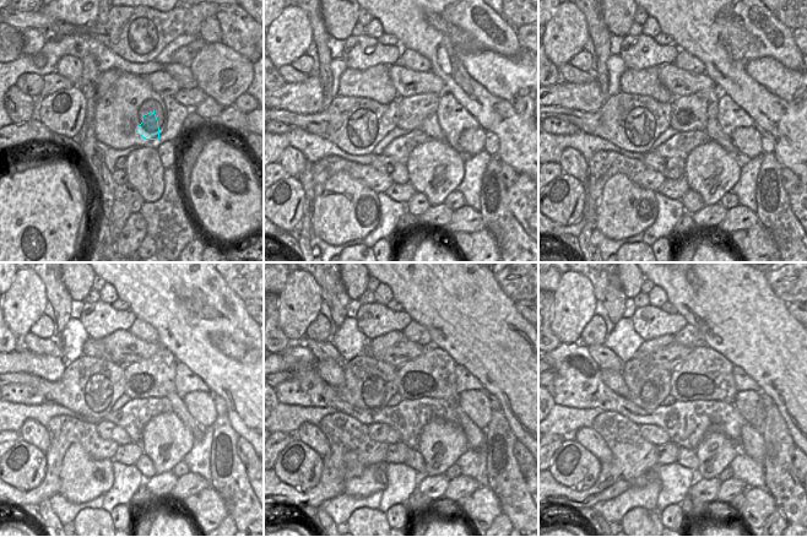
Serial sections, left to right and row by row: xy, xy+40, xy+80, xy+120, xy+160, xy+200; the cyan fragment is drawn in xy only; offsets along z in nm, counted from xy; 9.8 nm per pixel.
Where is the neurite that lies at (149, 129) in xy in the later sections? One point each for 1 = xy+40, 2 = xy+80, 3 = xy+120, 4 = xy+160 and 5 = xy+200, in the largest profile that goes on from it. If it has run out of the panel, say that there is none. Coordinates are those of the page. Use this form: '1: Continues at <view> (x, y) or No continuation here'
1: Continues at xy+40 (429, 125)
2: Continues at xy+80 (713, 129)
3: Continues at xy+120 (178, 407)
4: Continues at xy+160 (476, 437)
5: Continues at xy+200 (753, 443).

